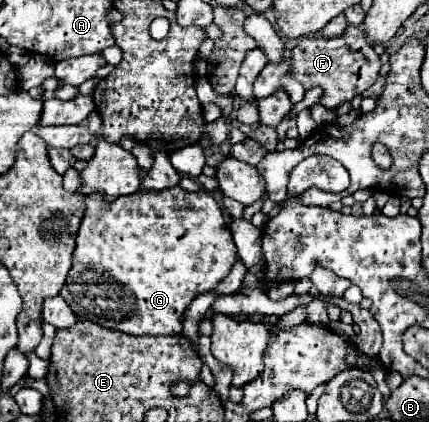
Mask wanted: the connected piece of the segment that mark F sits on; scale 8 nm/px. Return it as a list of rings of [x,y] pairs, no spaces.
[[[347,26],[347,30],[333,40],[315,38],[315,36],[301,38],[299,44],[291,50],[289,78],[301,82],[305,90],[311,90],[315,86],[323,88],[323,96],[319,104],[329,110],[335,110],[343,102],[353,100],[357,94],[367,90],[377,80],[379,70],[381,70],[379,56],[375,54],[373,46],[365,42],[361,30],[363,30],[361,26],[359,28]]]

